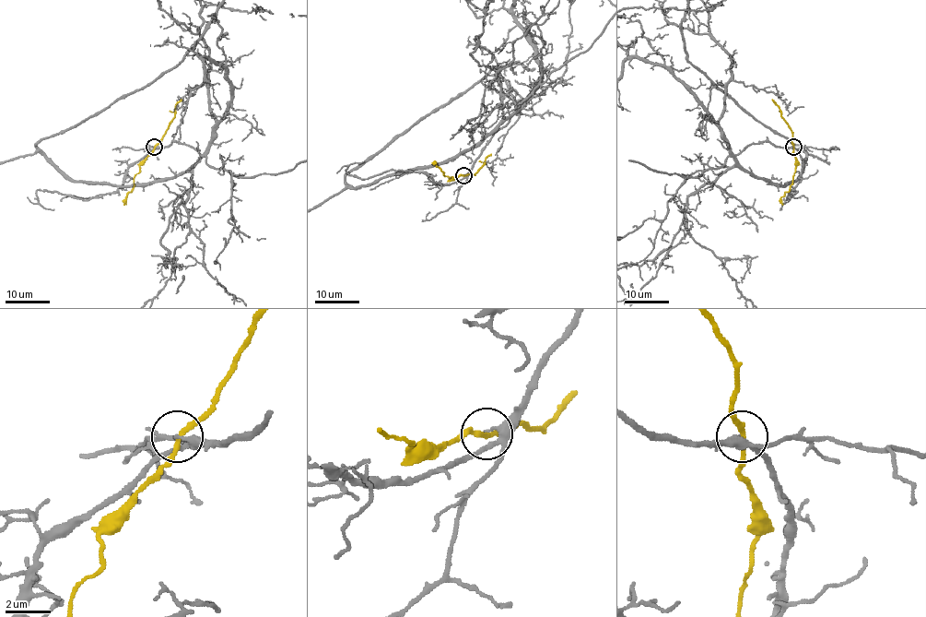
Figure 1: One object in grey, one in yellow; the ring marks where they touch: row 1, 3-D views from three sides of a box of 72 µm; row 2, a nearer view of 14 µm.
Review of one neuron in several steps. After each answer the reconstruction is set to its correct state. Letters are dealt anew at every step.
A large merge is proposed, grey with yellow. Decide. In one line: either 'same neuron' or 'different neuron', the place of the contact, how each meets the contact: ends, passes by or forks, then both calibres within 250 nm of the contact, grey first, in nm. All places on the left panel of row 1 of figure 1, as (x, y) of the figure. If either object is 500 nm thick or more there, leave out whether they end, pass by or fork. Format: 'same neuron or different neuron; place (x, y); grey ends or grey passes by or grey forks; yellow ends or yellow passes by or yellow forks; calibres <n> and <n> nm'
different neuron; place (154, 147); grey ends; yellow passes by; calibres 240 and 200 nm

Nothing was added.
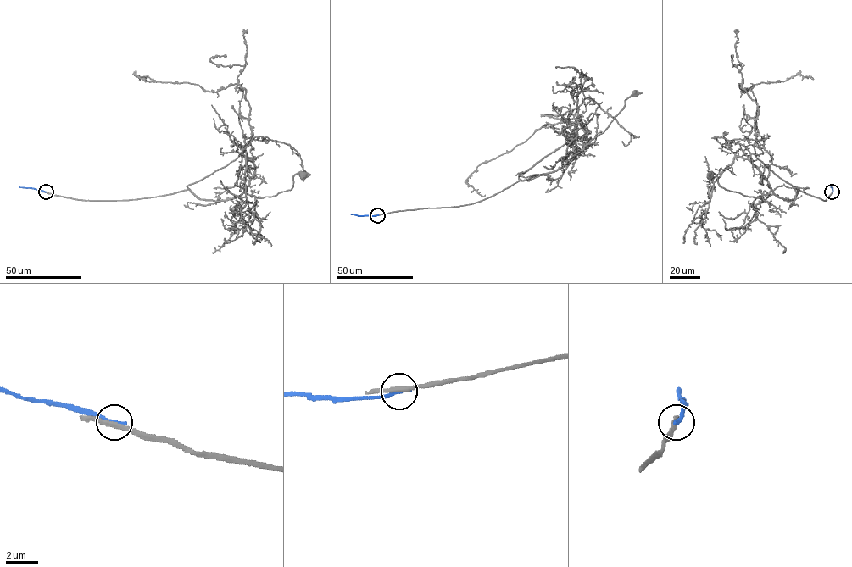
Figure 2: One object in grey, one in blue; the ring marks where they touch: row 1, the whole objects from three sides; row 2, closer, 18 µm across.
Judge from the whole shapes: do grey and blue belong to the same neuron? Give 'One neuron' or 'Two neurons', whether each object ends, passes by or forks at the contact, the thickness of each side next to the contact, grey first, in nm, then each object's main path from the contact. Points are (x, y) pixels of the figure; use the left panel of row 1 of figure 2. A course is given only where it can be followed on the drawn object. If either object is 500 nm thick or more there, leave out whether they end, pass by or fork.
Two neurons. At the ring grey passes by. At the ring blue ends. Thickness 280 nm (grey) against 300 nm. Course of grey: (46, 191), (126, 200), (189, 189), (201, 199), (226, 201), (245, 191), (257, 197), (275, 196), (303, 174). Course of blue: (46, 191), (19, 186)

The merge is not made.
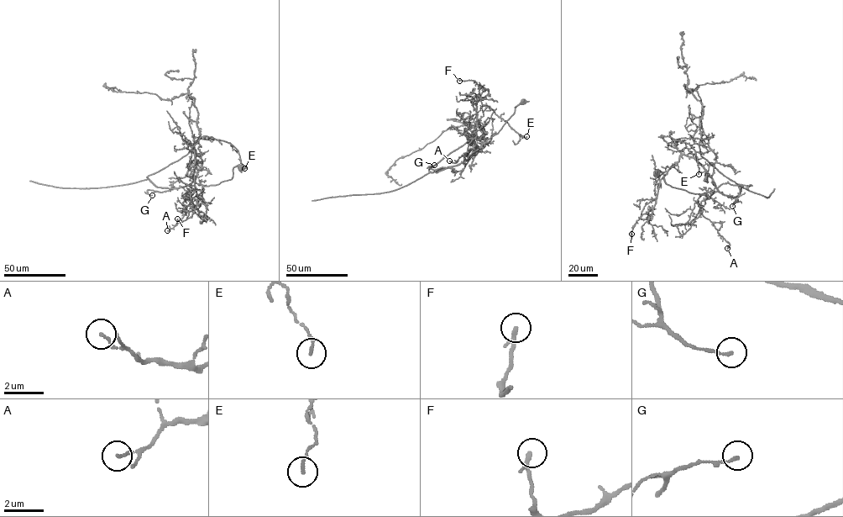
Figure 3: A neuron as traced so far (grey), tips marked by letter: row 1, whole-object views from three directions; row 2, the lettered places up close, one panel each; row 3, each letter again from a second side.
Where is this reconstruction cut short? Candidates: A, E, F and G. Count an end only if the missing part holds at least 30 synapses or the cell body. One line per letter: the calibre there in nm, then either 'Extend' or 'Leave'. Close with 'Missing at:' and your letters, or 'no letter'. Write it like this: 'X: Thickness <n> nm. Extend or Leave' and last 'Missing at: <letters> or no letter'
A: Thickness 120 nm. Leave
E: Thickness 140 nm. Leave
F: Thickness 220 nm. Leave
G: Thickness 140 nm. Leave
Missing at: no letter

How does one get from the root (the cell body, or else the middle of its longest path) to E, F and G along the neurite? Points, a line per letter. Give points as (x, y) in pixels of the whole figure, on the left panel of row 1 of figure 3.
E: (241, 166), (218, 184), (196, 183), (201, 159), (191, 147), (203, 136), (227, 142), (244, 168)
F: (241, 166), (231, 179), (203, 186), (195, 182), (201, 159), (194, 152), (196, 204), (191, 216), (177, 218)
G: (241, 166), (235, 166), (232, 177), (218, 184), (203, 186), (185, 176), (168, 190), (148, 189), (152, 195)

